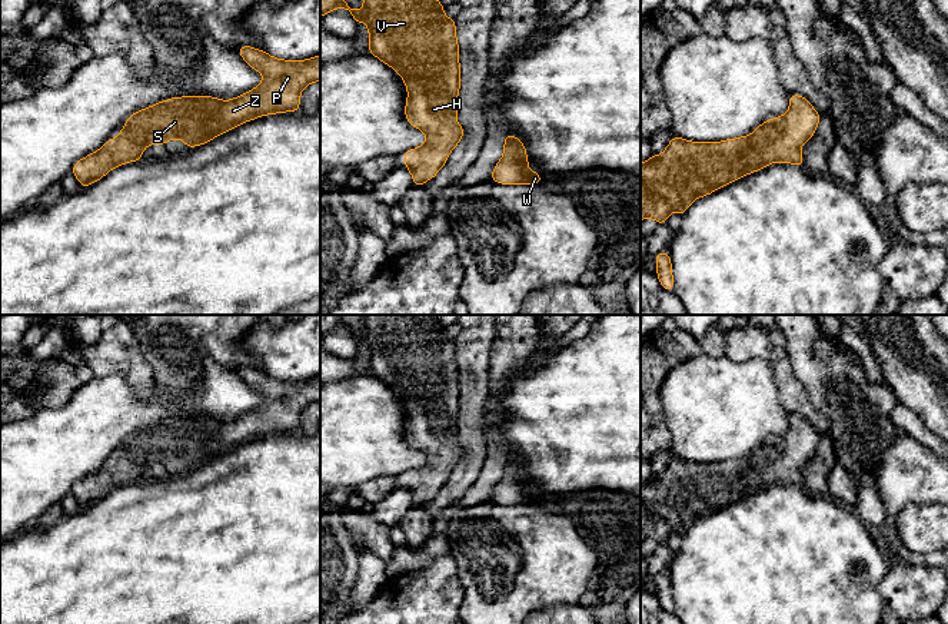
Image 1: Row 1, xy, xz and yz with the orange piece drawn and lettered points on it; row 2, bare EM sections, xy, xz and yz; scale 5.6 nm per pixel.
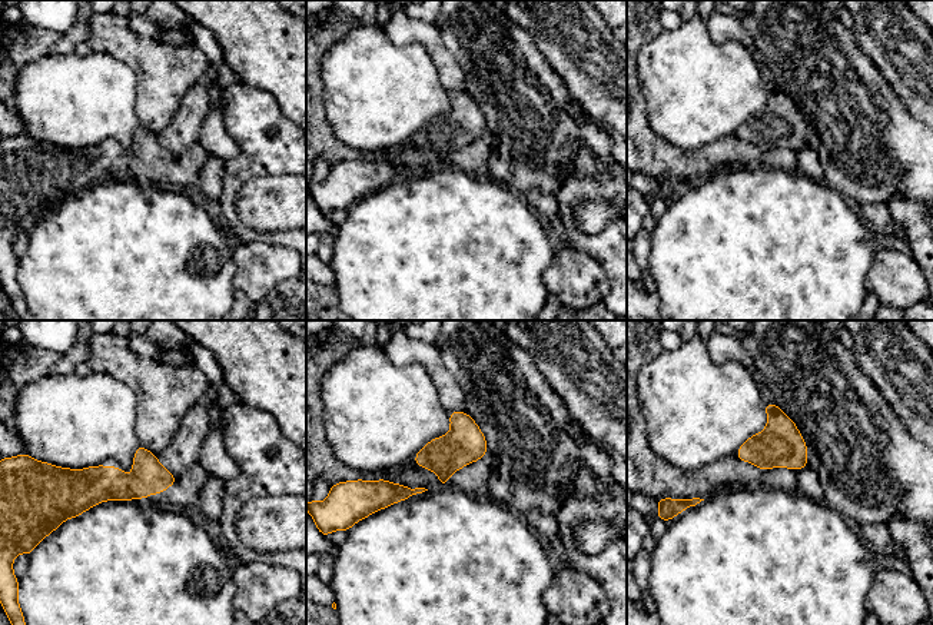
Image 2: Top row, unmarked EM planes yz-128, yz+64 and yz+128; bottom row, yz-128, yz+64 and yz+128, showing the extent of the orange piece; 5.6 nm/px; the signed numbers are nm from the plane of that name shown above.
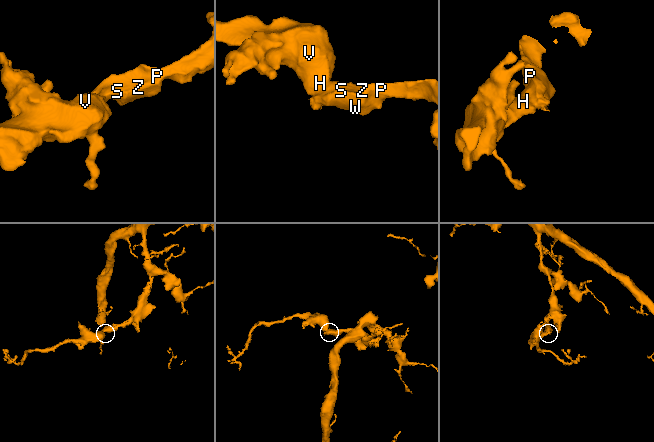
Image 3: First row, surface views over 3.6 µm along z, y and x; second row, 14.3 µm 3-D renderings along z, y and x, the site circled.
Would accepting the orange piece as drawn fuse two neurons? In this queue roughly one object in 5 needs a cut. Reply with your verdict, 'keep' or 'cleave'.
keep

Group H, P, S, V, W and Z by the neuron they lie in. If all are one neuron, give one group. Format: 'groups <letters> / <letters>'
groups H P S V W Z

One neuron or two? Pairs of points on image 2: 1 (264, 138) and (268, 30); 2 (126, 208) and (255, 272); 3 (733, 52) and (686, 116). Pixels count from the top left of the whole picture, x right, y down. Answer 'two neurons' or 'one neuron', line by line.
1: two neurons
2: two neurons
3: one neuron

